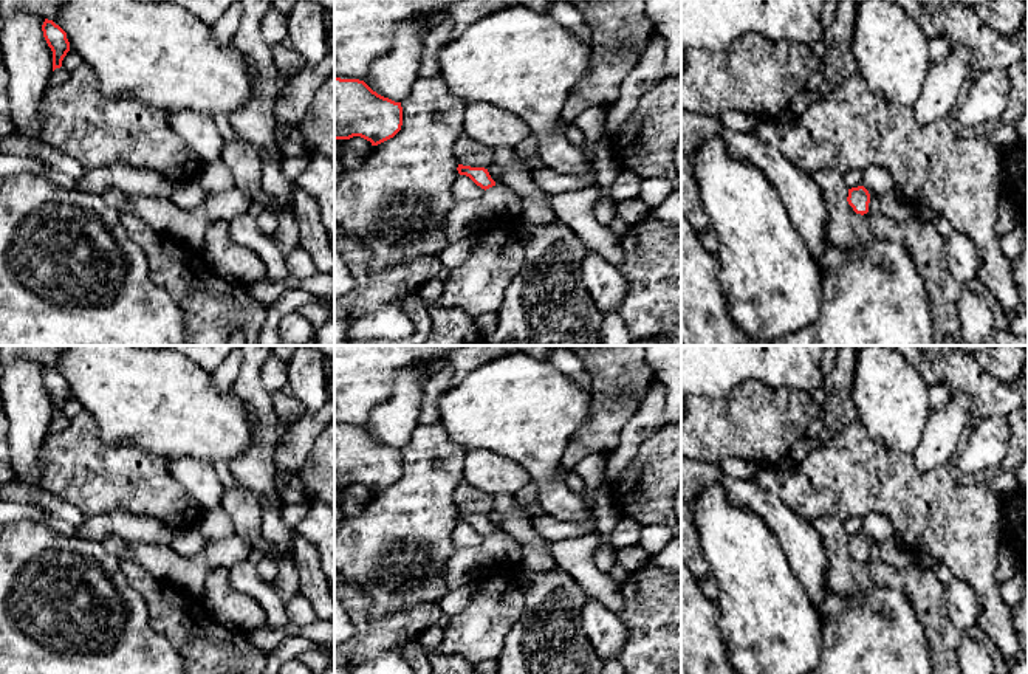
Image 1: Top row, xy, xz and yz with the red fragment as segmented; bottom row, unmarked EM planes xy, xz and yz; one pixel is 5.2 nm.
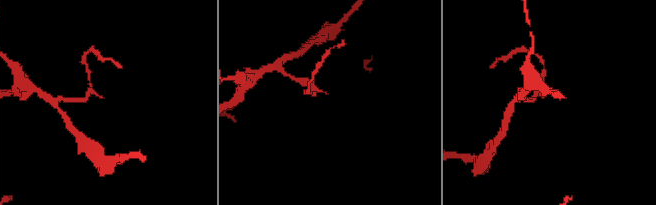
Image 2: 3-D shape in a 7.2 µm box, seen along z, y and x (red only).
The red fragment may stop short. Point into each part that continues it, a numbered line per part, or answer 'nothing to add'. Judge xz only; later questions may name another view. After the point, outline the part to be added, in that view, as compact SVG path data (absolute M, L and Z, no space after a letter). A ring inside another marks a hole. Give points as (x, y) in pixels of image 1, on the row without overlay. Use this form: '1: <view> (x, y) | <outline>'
1: xz (468, 564) | M495 531L480 545L458 548L449 561L446 583L451 590L475 583L497 564L520 564L523 542L505 533Z

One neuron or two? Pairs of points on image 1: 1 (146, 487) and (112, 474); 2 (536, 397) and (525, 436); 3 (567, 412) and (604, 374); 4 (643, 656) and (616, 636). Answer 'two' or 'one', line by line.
1: one
2: one
3: two
4: two

